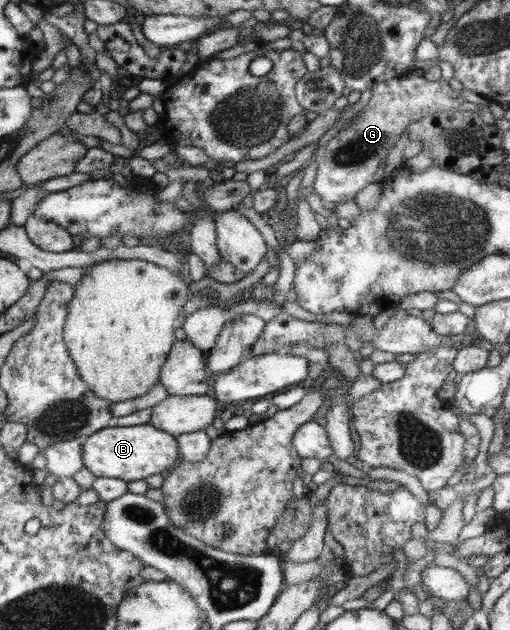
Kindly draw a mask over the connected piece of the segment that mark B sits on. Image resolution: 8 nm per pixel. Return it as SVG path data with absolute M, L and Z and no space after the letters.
M151 424L128 427L116 425L95 432L94 435L84 437L82 461L84 467L99 478L120 478L125 480L125 482L143 480L150 478L153 474L168 472L173 469L173 466L176 466L175 462L179 458L179 454L177 454L177 441L171 433L163 432L162 429L155 428Z

